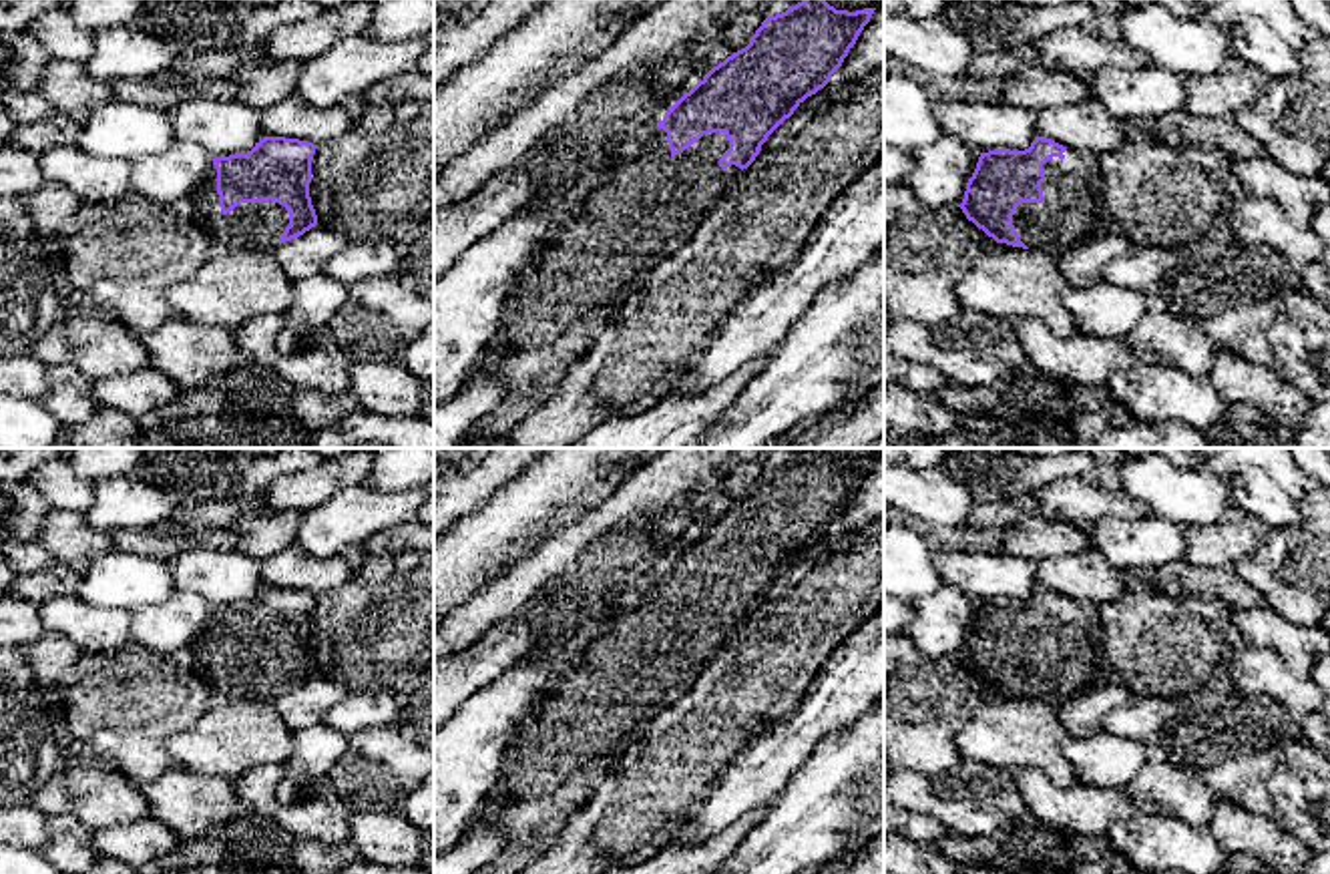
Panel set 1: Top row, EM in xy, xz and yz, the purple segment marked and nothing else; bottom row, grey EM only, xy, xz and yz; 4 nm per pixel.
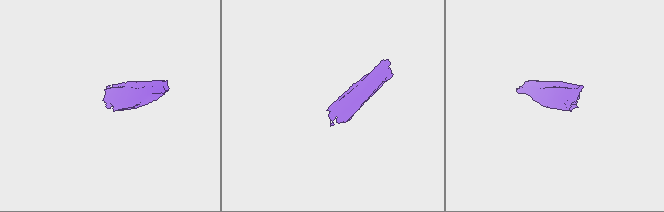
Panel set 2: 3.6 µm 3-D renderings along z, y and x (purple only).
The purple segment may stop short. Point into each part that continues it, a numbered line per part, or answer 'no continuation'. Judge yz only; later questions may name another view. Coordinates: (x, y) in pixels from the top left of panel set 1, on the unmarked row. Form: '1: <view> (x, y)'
1: yz (1071, 662)

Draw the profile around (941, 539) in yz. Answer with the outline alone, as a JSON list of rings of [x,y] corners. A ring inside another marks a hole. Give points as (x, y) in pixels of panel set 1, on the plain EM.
[[[916,522],[914,528],[924,536],[934,555],[948,551],[996,551],[996,530],[976,530],[970,526],[928,526]]]

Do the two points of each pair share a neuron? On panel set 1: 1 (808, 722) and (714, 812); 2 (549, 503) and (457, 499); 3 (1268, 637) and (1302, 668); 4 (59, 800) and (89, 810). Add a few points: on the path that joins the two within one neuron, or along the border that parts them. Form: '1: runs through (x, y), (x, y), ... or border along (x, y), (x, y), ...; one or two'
1: runs through (788, 744), (738, 792); one
2: border along (523, 471), (455, 525); two
3: runs through (1276, 639), (1296, 660); one
4: runs through (67, 804), (81, 806); one

